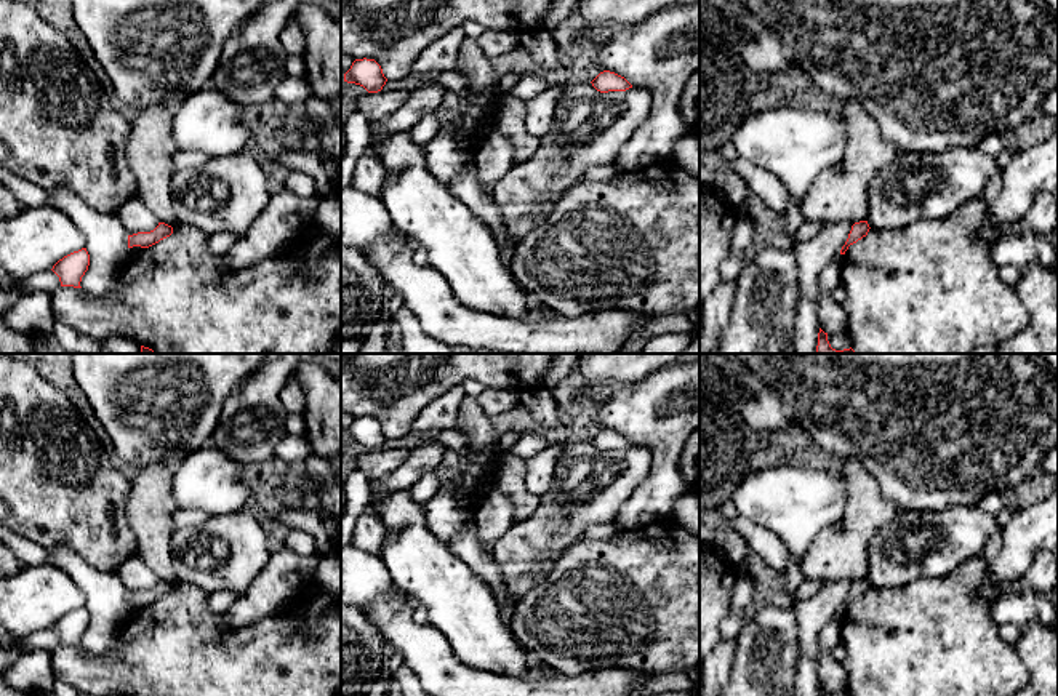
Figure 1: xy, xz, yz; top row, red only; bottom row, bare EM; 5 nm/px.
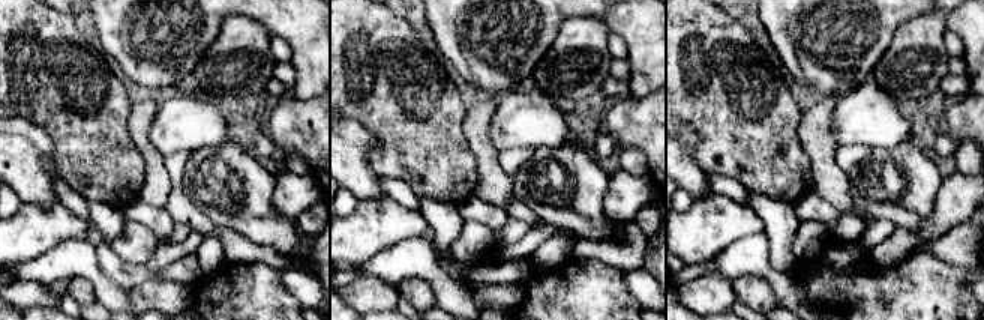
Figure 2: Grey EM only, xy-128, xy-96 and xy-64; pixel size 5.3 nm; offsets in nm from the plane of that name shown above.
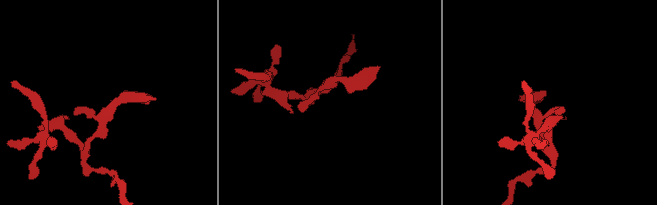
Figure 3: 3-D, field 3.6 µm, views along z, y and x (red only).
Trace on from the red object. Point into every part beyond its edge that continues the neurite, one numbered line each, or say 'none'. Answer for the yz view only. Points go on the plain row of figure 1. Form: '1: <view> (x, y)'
none

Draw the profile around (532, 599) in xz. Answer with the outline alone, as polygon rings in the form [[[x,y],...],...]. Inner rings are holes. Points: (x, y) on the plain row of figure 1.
[[[672,520],[624,530],[610,539],[581,538],[559,555],[546,579],[514,606],[509,630],[536,666],[547,666],[562,675],[613,666],[648,674],[691,672],[699,666],[699,538]]]

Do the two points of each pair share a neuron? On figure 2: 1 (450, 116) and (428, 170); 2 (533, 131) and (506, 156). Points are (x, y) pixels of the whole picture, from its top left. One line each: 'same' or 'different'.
1: same
2: different

